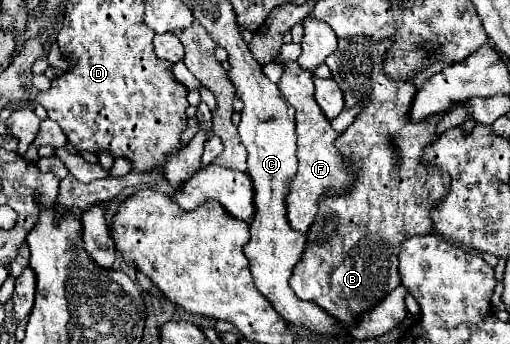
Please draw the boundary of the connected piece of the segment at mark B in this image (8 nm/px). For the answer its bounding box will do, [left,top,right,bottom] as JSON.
[290,38,450,326]

